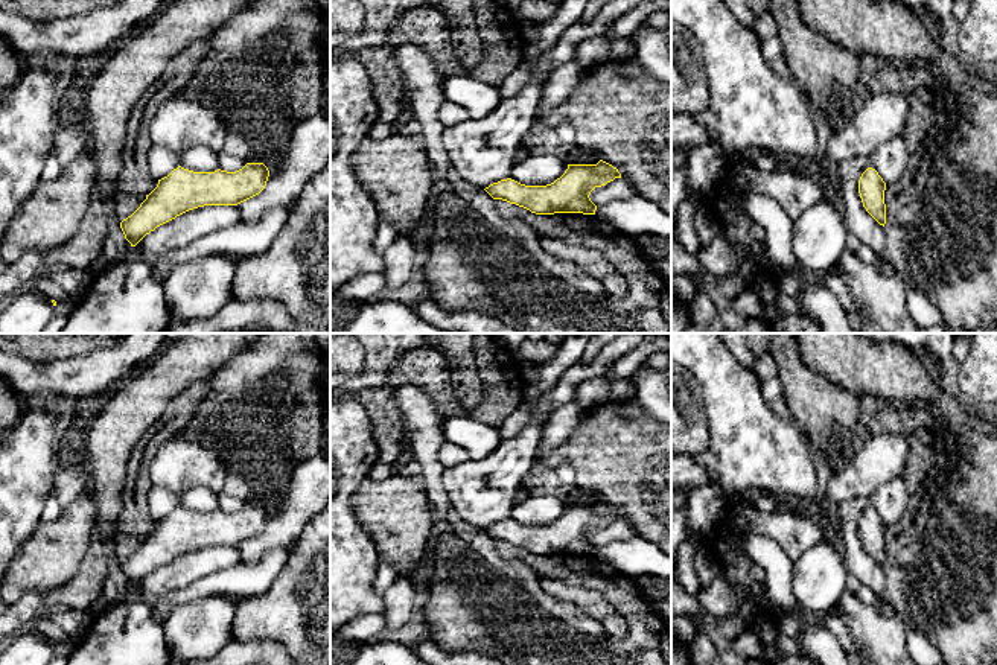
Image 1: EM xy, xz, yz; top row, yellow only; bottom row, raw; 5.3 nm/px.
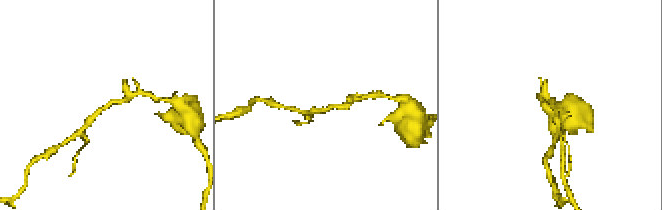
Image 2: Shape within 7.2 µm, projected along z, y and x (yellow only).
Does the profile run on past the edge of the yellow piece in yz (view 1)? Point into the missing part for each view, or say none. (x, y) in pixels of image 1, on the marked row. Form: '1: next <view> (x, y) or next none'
1: next none

